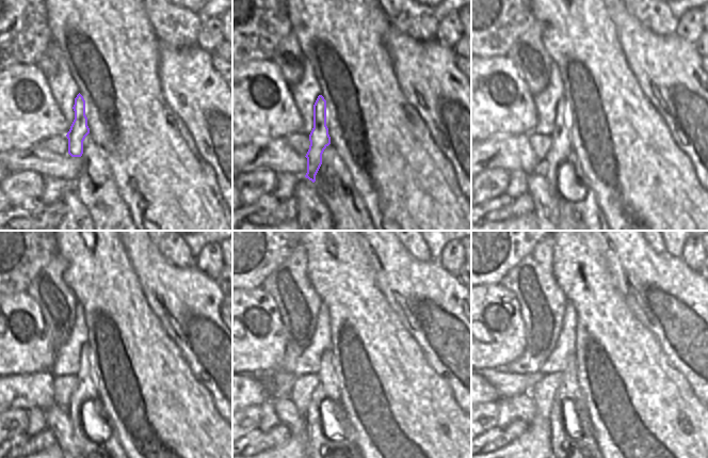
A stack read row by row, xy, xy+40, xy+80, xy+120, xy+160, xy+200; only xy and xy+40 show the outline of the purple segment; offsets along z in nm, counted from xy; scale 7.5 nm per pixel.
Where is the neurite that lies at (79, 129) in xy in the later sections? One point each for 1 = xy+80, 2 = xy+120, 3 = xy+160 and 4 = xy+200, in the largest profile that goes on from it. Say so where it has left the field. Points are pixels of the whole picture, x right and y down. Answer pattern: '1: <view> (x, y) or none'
1: xy+80 (561, 151)
2: xy+120 (86, 391)
3: xy+160 (321, 447)
4: xy+200 (563, 439)

